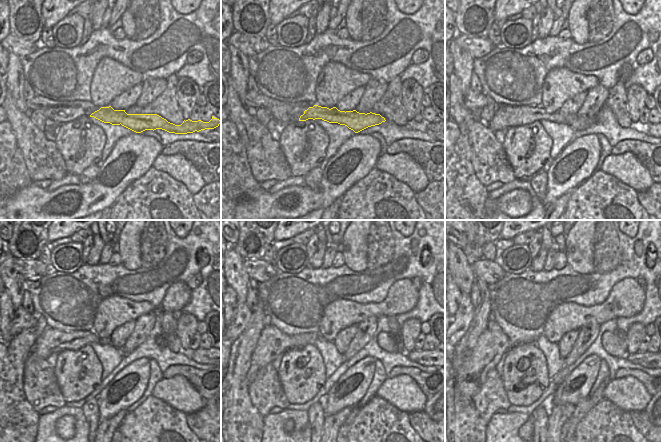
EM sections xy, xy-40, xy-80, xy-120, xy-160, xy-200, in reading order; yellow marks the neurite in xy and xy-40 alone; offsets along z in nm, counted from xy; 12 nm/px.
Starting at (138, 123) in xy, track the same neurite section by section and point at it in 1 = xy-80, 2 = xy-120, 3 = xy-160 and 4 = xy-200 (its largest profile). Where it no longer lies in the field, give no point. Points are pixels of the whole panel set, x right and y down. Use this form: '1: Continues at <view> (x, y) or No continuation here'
1: Continues at xy-80 (505, 117)
2: Continues at xy-120 (52, 341)
3: Continues at xy-160 (272, 342)
4: Continues at xy-200 (493, 342).

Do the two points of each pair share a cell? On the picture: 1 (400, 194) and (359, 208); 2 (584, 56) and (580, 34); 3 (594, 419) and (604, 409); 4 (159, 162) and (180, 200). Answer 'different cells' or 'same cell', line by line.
1: same cell
2: different cells
3: same cell
4: different cells

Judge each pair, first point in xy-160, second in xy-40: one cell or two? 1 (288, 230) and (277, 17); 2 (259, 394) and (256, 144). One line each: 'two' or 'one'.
1: one
2: one

